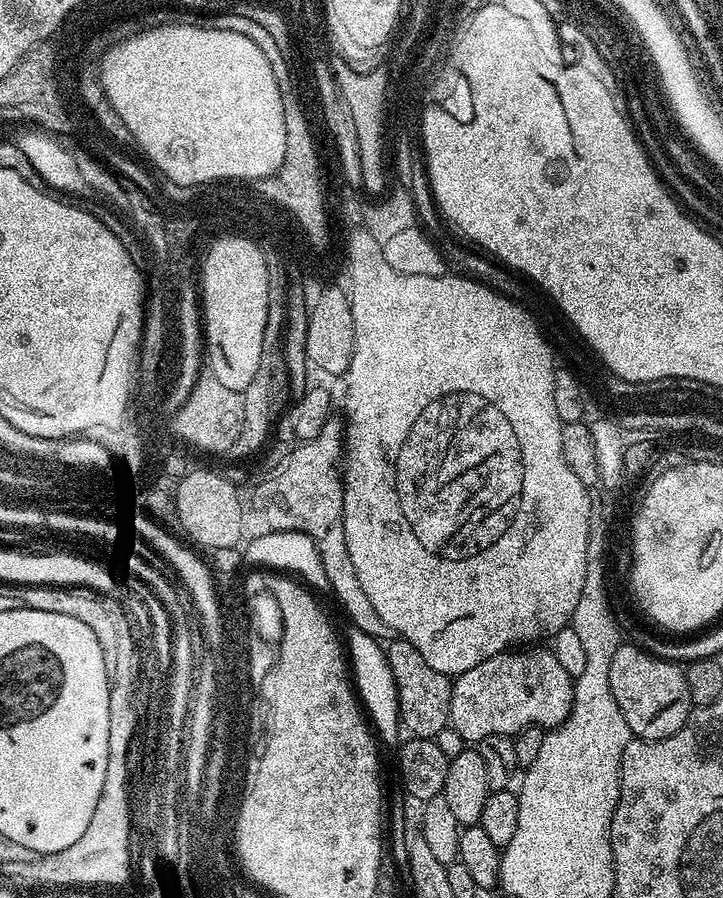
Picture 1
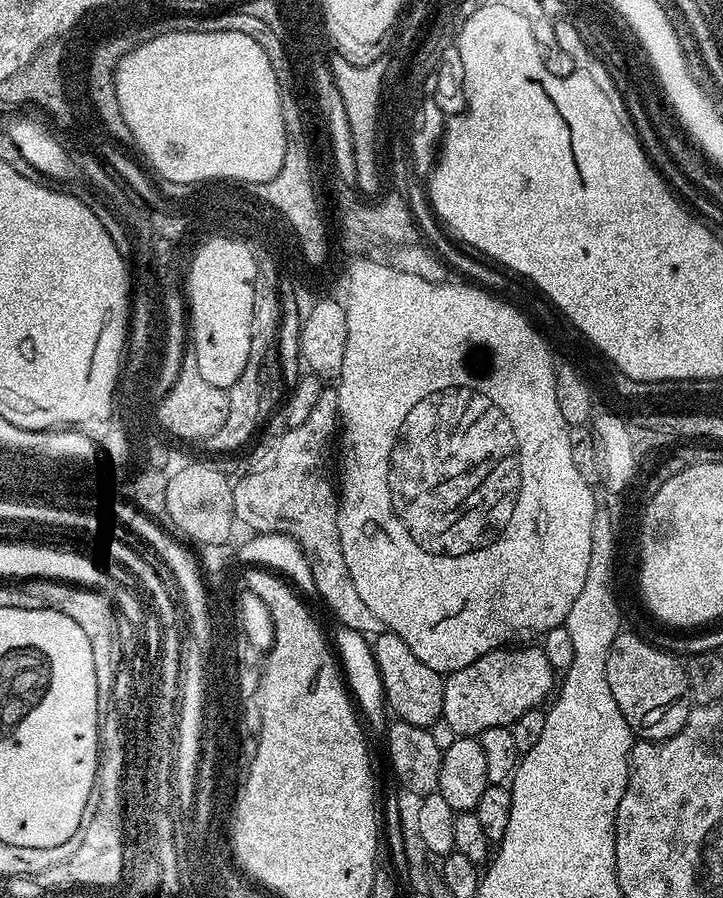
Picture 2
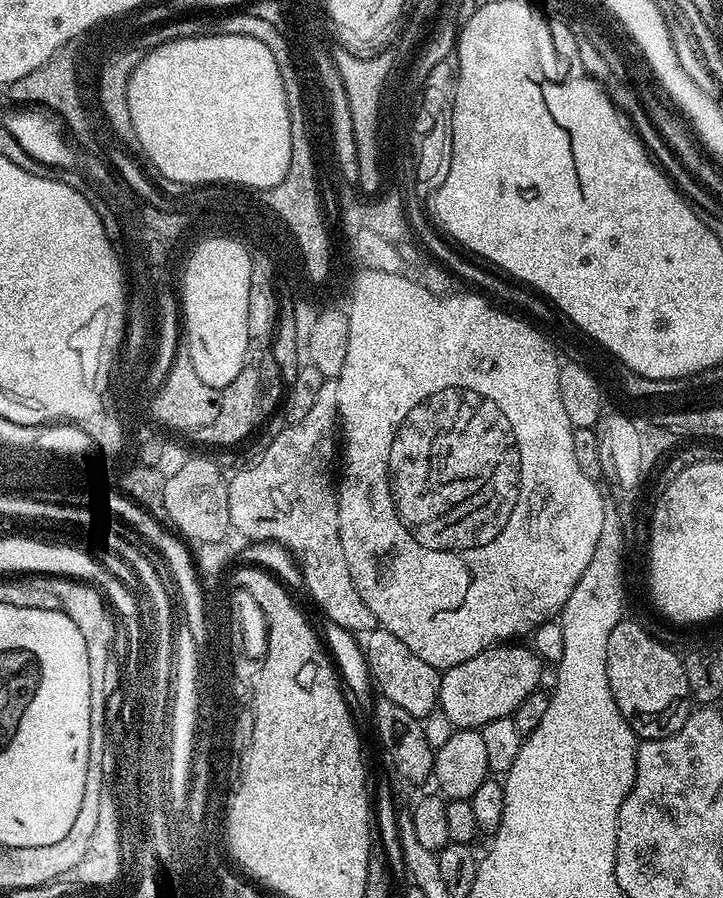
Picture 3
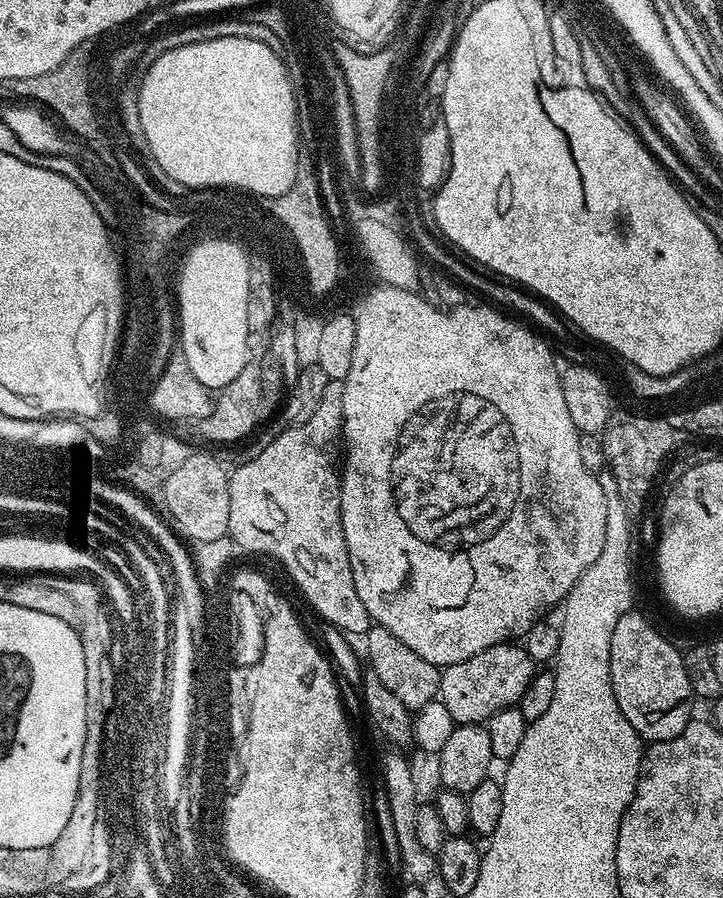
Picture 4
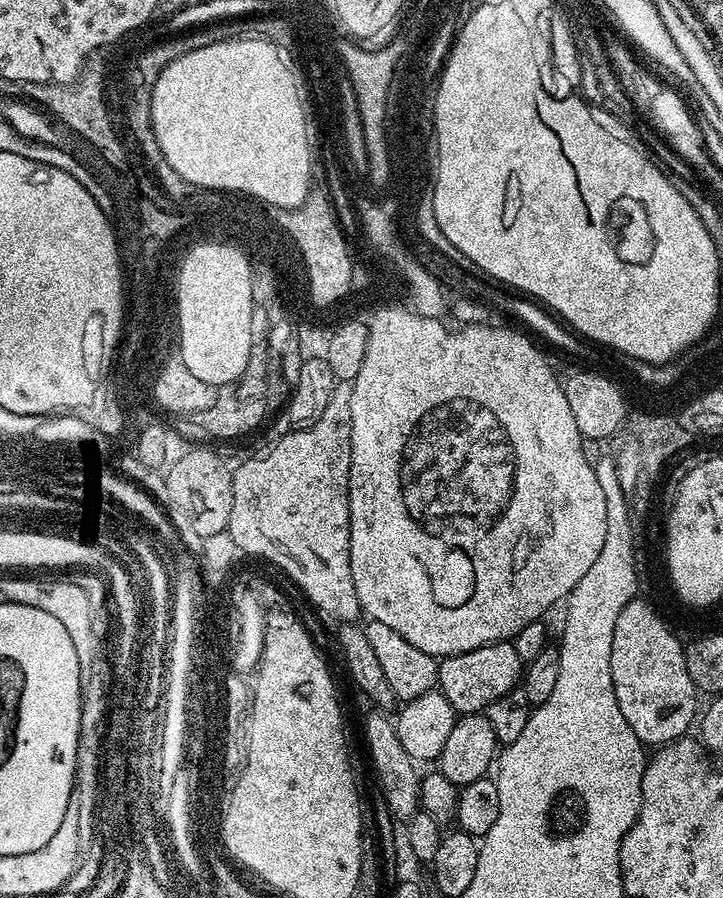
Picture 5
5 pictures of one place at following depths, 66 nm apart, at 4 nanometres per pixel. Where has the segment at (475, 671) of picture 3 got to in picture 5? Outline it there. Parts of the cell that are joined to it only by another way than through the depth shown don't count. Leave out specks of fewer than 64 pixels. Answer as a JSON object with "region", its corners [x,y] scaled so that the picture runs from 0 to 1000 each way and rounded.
{"region":[[[705,715],[674,717],[661,724],[613,732],[607,742],[606,769],[633,795],[668,794],[683,777],[710,769],[722,757],[722,737]]]}

